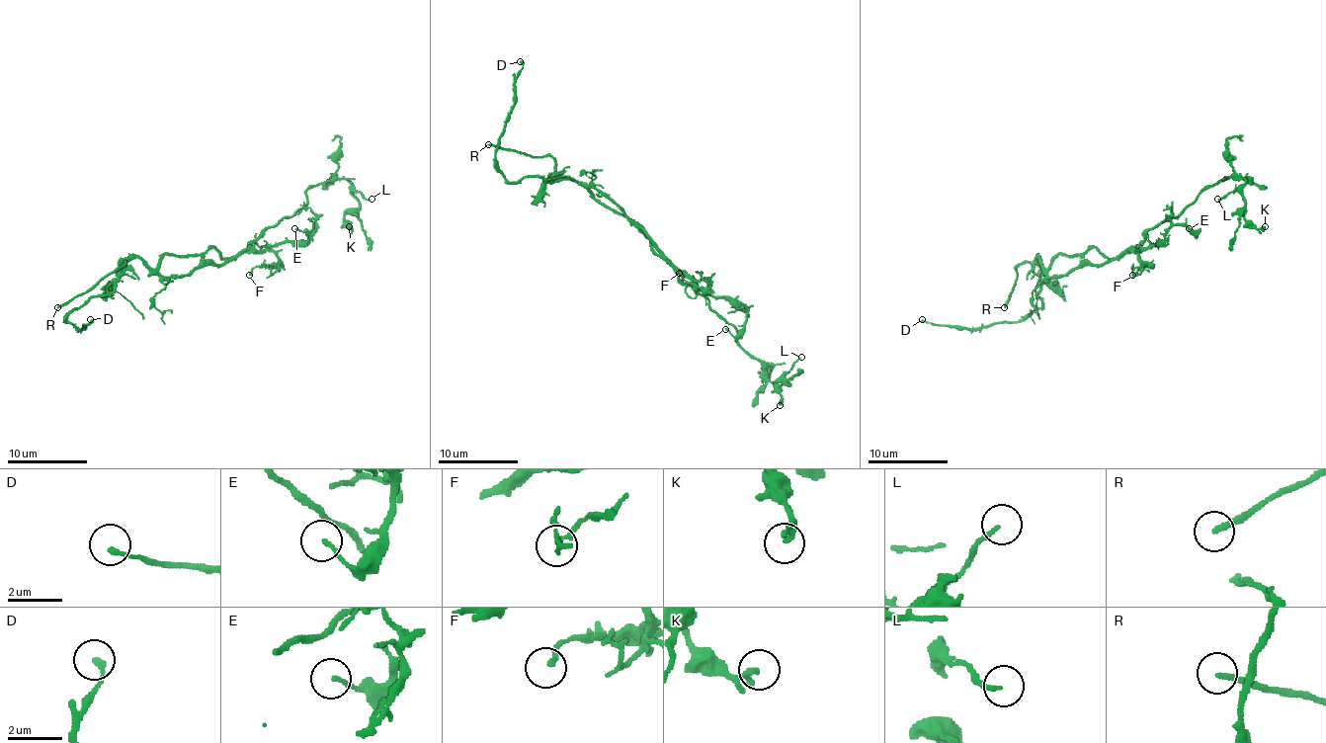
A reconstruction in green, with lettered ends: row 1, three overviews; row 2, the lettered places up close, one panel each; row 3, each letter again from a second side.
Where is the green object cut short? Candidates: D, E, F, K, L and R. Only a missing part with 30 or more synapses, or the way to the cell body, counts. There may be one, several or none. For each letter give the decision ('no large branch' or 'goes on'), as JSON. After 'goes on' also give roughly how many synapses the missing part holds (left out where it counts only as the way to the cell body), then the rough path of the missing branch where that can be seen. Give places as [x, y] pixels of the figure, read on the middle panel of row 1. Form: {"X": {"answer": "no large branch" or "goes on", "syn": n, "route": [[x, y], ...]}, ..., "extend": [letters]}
{"D": {"answer": "no large branch"}, "E": {"answer": "no large branch"}, "F": {"answer": "no large branch"}, "K": {"answer": "no large branch"}, "L": {"answer": "no large branch"}, "R": {"answer": "goes on"}, "extend": ["R"]}

